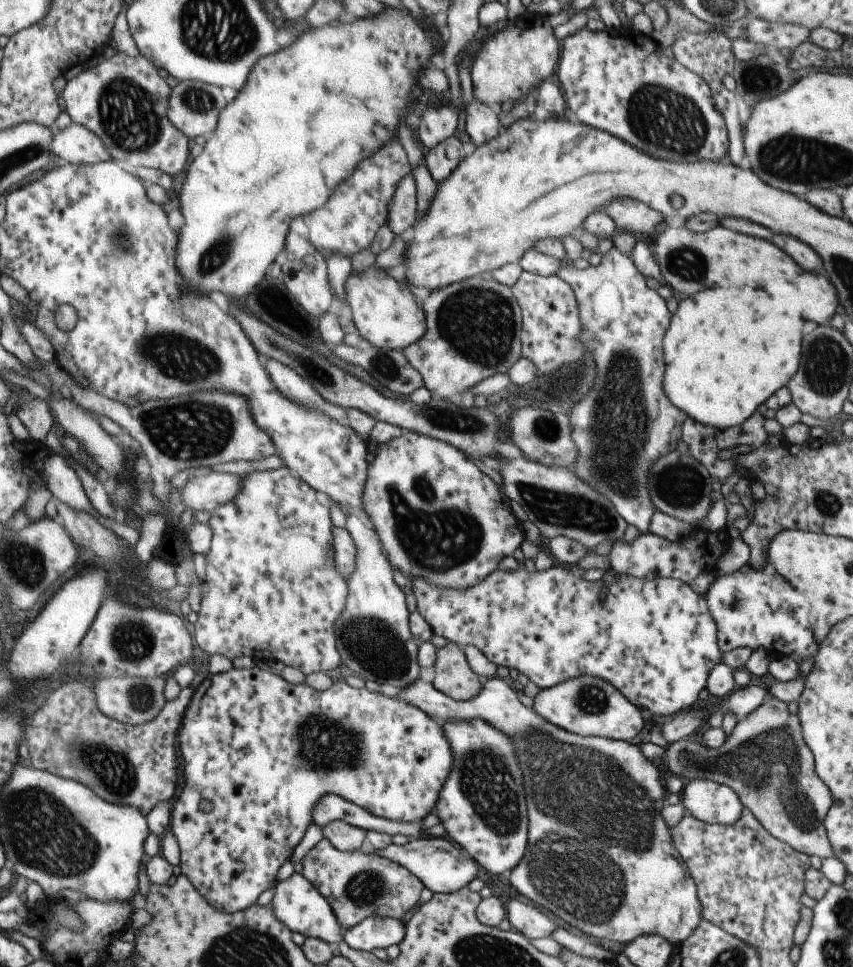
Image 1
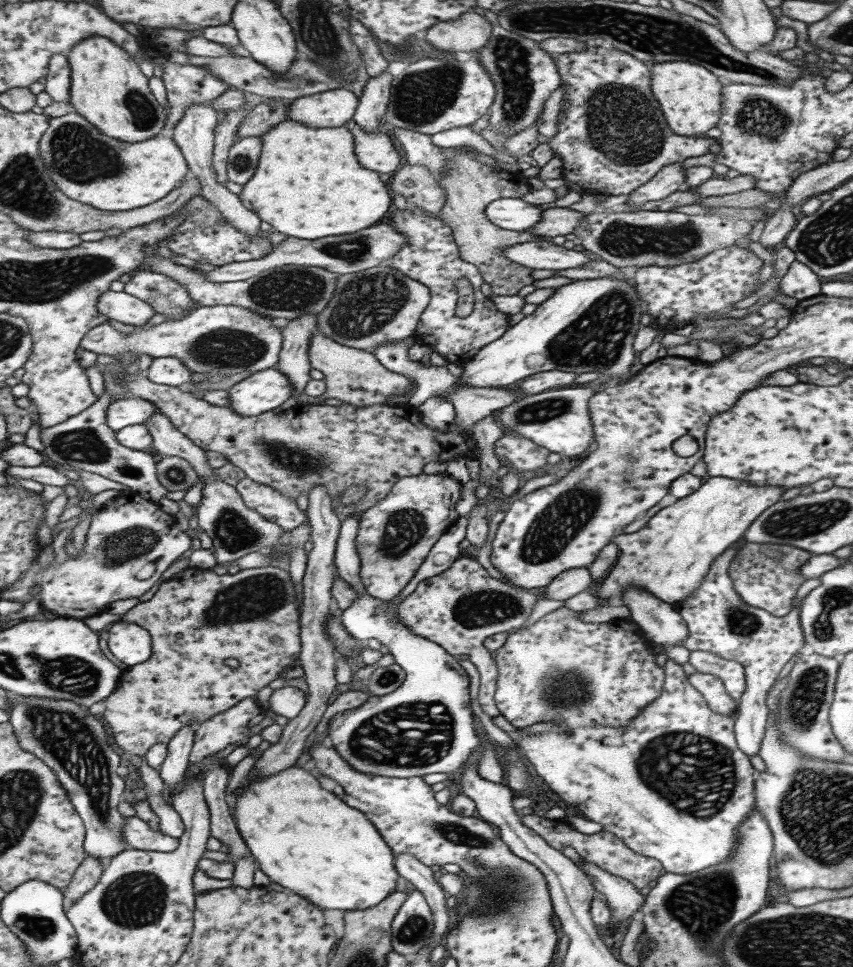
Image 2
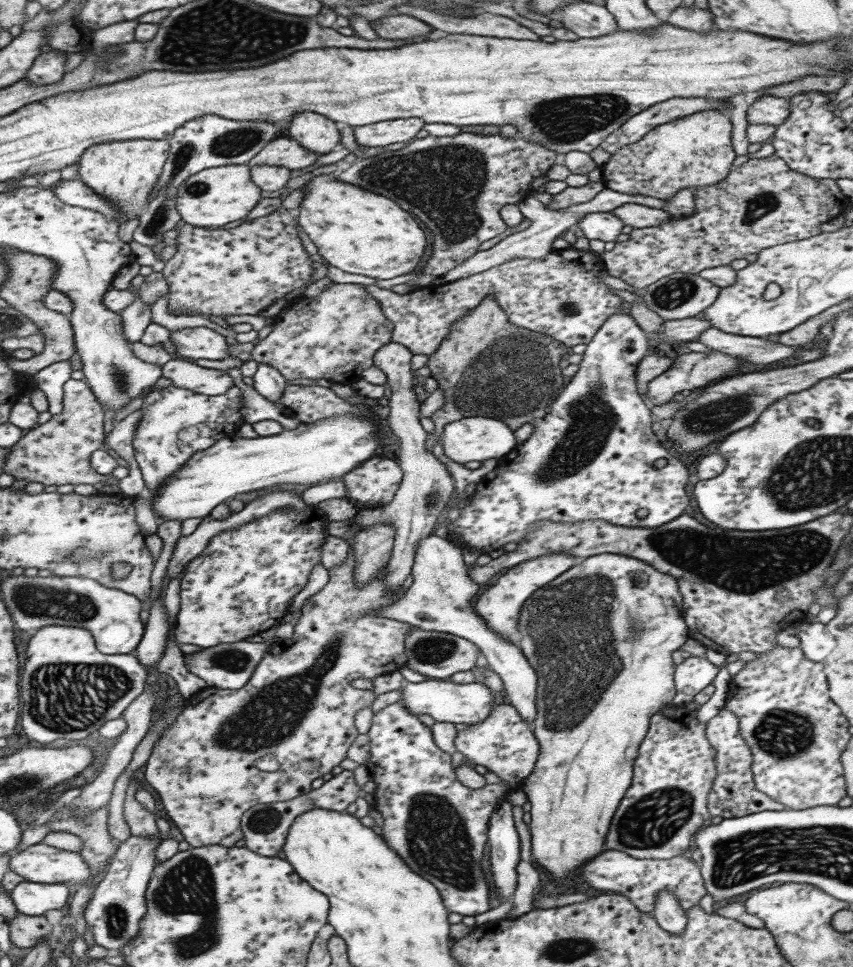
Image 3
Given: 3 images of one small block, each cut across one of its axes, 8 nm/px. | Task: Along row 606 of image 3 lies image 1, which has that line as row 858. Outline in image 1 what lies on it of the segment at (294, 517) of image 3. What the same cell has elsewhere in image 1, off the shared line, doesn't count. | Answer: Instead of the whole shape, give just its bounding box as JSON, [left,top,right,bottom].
[170,665,453,913]

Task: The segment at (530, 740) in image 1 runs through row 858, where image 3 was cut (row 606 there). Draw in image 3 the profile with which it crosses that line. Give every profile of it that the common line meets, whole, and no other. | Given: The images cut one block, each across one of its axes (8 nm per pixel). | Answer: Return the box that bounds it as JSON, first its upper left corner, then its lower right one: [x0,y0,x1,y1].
[515,553,688,886]

